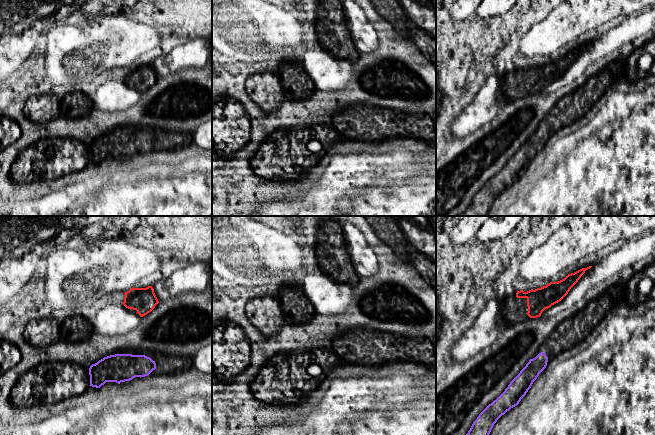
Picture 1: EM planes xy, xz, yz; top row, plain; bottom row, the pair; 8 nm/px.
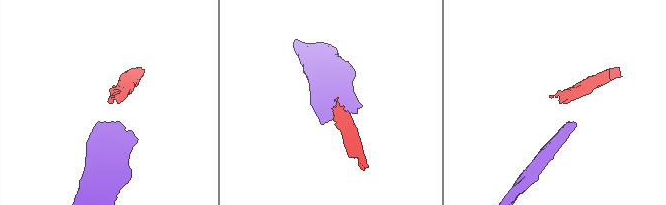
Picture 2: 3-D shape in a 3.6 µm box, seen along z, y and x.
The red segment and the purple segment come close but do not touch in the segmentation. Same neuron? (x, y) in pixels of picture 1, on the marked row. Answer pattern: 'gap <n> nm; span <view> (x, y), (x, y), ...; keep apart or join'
gap 280 nm; span yz (536, 317), (541, 352); keep apart

